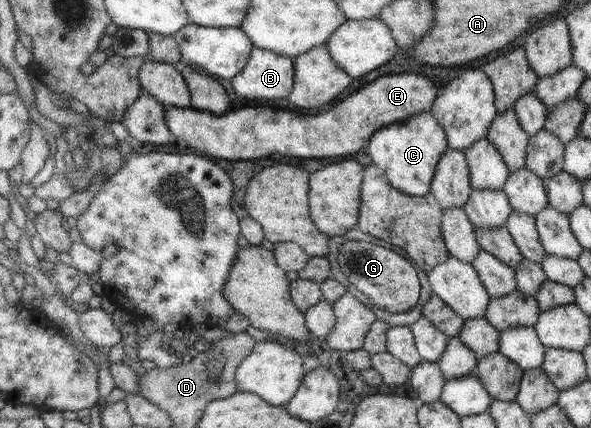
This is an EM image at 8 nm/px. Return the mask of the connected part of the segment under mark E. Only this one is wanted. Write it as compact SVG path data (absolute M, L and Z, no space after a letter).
M423 74L383 75L335 103L325 113L317 115L297 115L293 111L279 111L269 107L261 107L259 113L255 113L255 107L245 107L239 111L227 111L227 115L215 115L193 107L164 105L155 96L143 91L137 101L125 110L123 123L131 141L137 146L182 141L191 149L197 149L198 156L210 157L212 160L221 157L239 161L267 157L271 153L291 157L341 157L361 151L377 129L421 112L431 112L439 91L433 80Z

